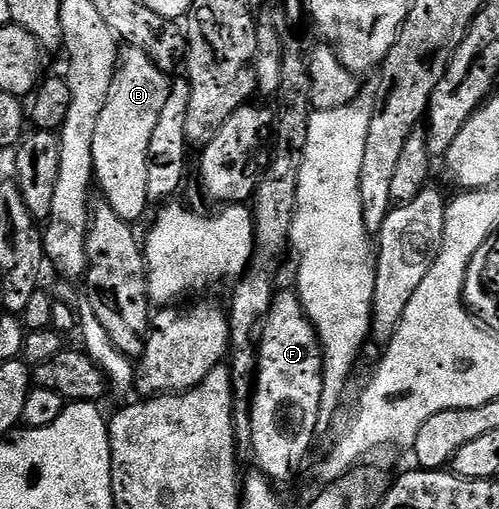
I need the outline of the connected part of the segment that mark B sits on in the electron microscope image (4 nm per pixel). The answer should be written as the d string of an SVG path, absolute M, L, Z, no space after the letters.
M124 45L118 51L117 72L112 80L108 102L103 108L103 114L95 128L95 139L92 144L93 172L98 189L105 192L104 197L115 214L130 224L136 223L136 218L149 208L147 196L147 152L150 150L152 133L159 120L159 112L170 95L171 82L166 71L146 56L145 53L133 46Z

